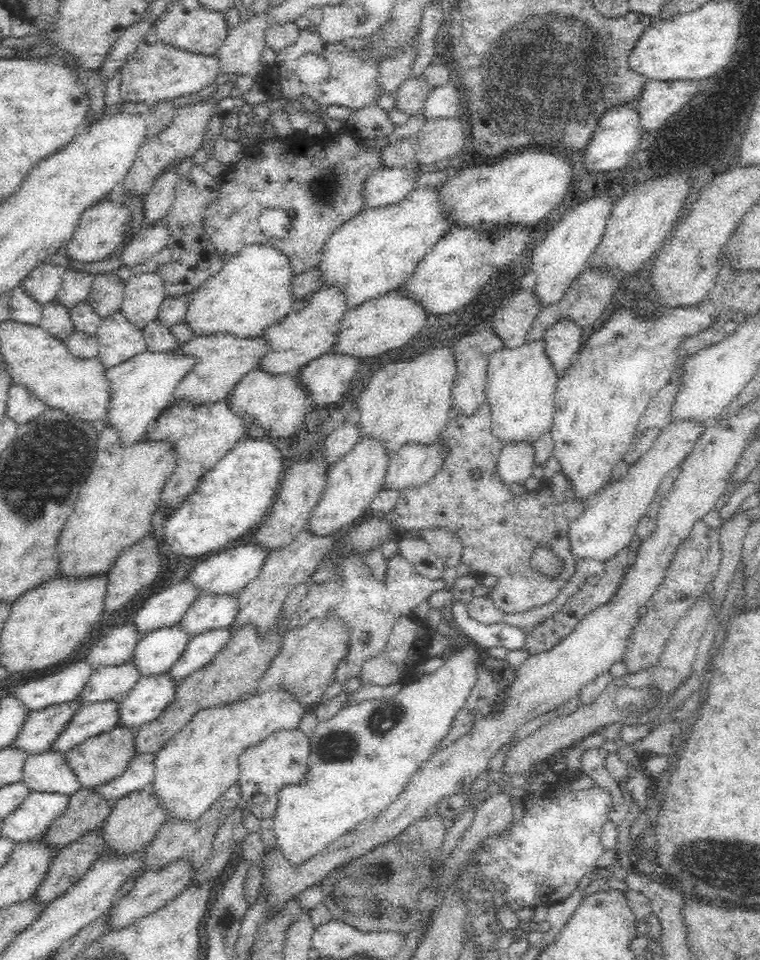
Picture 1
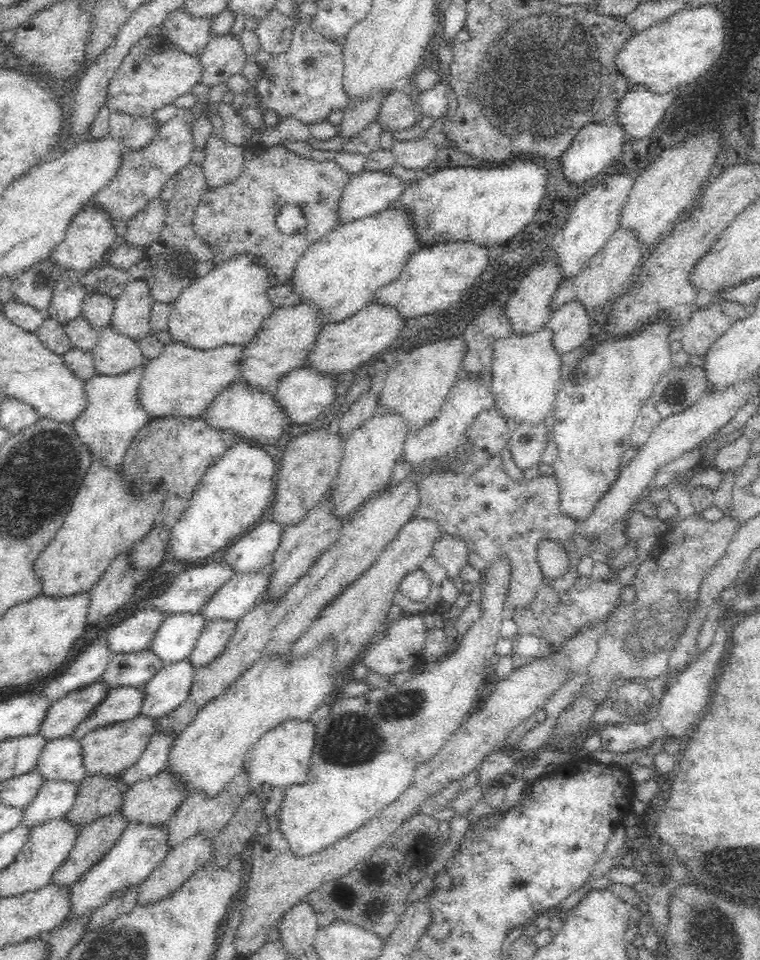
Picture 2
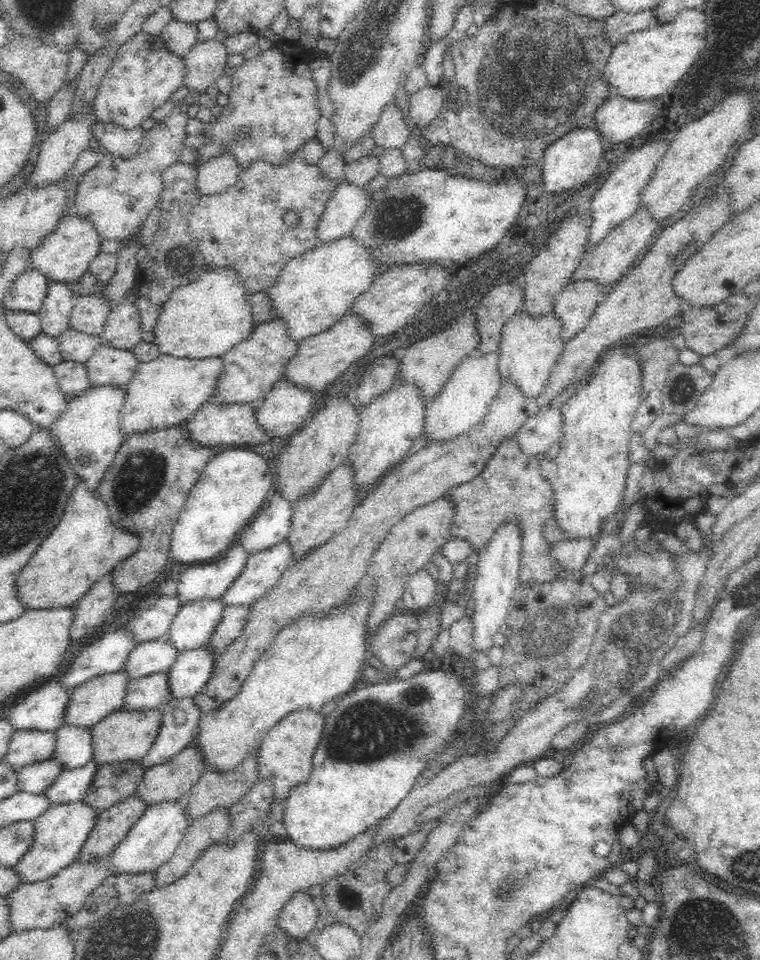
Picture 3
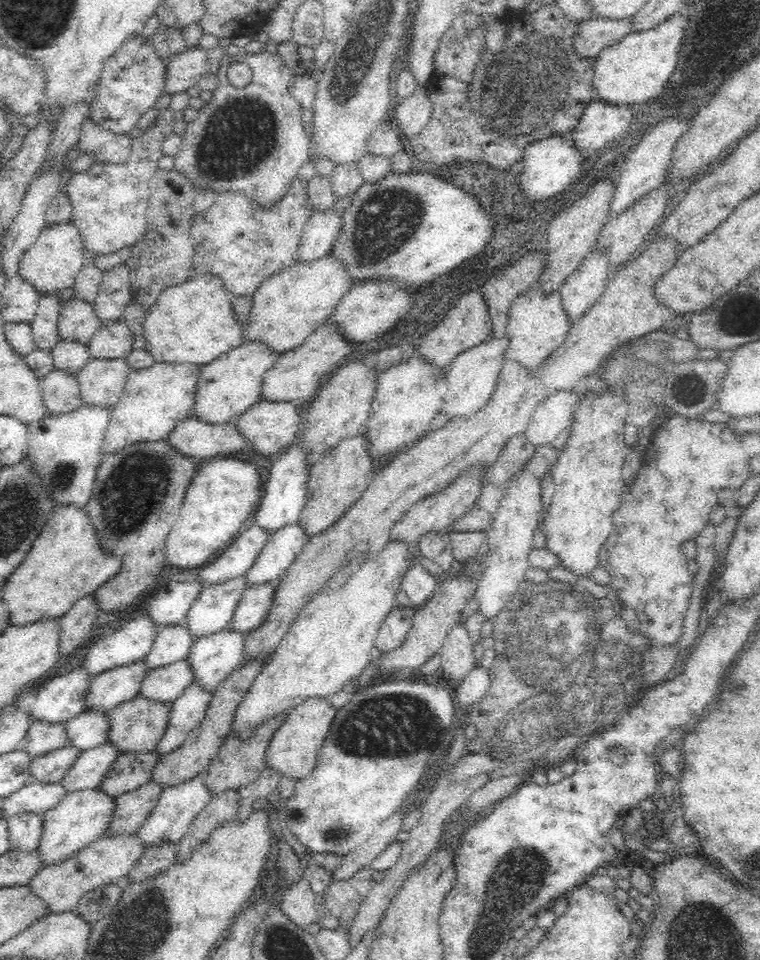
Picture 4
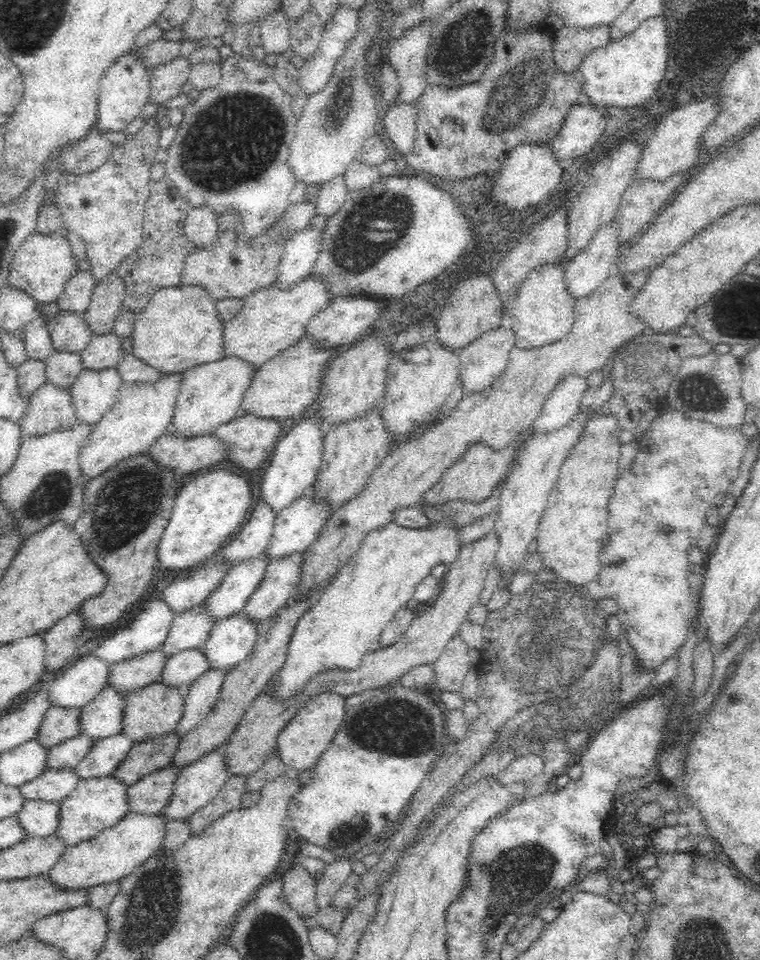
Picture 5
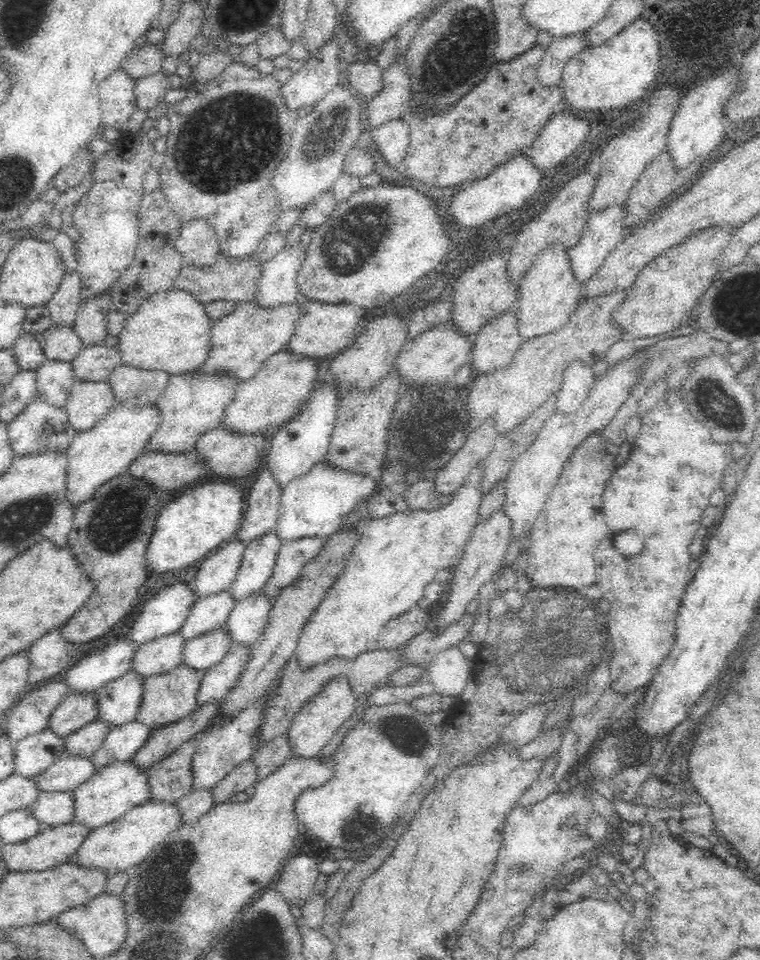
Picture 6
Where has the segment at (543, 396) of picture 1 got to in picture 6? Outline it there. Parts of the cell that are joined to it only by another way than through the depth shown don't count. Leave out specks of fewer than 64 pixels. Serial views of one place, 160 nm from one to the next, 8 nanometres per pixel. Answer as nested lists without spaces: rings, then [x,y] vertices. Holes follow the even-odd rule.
[[[562,241],[549,244],[539,252],[531,267],[527,268],[518,281],[520,294],[515,310],[518,315],[518,331],[525,340],[556,332],[567,323],[579,303],[582,283],[572,269],[568,250]]]

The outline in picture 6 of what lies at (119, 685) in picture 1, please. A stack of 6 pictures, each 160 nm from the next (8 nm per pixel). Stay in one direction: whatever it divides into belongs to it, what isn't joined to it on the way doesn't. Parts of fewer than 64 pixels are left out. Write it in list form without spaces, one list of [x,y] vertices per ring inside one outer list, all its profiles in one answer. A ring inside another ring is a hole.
[[[230,587],[208,593],[194,602],[186,622],[180,628],[187,640],[196,638],[210,629],[226,625],[226,620],[234,610],[237,601]]]

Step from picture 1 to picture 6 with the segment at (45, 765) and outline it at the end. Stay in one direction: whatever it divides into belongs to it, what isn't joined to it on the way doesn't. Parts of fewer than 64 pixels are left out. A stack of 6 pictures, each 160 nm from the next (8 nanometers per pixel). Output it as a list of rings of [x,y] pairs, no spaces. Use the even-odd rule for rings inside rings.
[[[130,671],[104,683],[98,689],[98,718],[112,721],[114,726],[136,719],[144,700],[144,675]]]

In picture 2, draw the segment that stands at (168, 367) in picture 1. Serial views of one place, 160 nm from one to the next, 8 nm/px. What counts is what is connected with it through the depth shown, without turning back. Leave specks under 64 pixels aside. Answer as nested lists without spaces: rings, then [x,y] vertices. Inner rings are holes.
[[[135,368],[122,376],[94,375],[83,384],[85,407],[69,423],[81,446],[86,446],[94,460],[100,460],[104,468],[119,466],[132,439],[150,418],[137,404],[137,384],[141,379],[141,368]]]

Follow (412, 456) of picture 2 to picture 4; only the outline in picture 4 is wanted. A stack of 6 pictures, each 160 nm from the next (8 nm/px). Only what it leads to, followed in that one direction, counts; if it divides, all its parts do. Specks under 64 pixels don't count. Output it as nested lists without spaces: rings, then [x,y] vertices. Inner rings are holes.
[[[491,336],[484,342],[461,352],[449,362],[446,370],[449,396],[444,400],[444,406],[441,409],[442,414],[446,414],[450,418],[456,415],[466,416],[488,402],[504,366],[509,344],[510,340],[506,336],[496,338]]]

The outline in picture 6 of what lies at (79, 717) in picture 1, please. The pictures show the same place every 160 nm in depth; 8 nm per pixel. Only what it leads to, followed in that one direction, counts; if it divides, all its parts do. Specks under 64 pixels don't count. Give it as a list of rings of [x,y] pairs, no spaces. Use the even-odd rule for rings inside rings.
[[[222,625],[187,640],[182,663],[194,669],[208,670],[219,663],[231,647],[233,647],[232,631]]]

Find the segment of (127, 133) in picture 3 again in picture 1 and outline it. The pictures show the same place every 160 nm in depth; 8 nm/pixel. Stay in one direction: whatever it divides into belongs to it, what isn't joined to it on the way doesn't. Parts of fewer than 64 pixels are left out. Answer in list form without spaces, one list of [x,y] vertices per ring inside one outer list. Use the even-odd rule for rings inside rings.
[[[122,102],[117,106],[118,112],[123,114],[137,114],[144,119],[146,138],[156,136],[162,132],[173,119],[176,107],[174,102],[160,102],[154,106],[147,104],[132,104],[131,102]]]

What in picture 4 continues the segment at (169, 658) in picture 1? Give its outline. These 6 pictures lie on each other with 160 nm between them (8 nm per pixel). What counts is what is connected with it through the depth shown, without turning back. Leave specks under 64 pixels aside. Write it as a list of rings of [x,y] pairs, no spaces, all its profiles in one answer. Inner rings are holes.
[[[242,574],[226,582],[206,585],[186,614],[192,635],[200,638],[228,627],[248,584],[247,574]]]

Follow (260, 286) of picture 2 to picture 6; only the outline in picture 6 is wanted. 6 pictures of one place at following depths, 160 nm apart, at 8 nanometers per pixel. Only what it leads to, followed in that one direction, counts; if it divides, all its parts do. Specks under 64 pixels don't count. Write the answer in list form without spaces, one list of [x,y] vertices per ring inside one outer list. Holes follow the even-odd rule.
[[[172,288],[166,292],[151,294],[144,301],[131,315],[127,315],[118,335],[118,344],[115,345],[115,349],[120,355],[121,364],[140,370],[163,370],[174,375],[188,373],[198,368],[208,358],[209,353],[211,320],[204,312],[204,305],[193,298],[191,294]]]

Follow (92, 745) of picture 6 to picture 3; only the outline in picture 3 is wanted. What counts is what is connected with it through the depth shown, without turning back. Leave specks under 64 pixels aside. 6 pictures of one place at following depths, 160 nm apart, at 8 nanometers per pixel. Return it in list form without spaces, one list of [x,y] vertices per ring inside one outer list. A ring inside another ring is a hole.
[[[58,757],[27,764],[17,770],[18,789],[33,794],[46,793],[64,769],[64,763]]]

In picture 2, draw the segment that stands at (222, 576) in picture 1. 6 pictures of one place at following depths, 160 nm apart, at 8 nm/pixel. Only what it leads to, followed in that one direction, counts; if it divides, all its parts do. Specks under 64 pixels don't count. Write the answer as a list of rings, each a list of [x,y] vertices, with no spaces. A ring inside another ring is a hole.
[[[266,518],[228,546],[222,559],[231,562],[236,573],[262,570],[272,562],[274,553],[281,544],[284,528],[285,525],[275,518]]]

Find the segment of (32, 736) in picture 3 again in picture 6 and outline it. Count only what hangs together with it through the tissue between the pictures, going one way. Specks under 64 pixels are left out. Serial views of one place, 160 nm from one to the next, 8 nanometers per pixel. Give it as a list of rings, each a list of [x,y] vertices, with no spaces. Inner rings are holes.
[[[98,690],[70,692],[52,712],[48,727],[60,735],[68,736],[77,728],[98,719]]]

